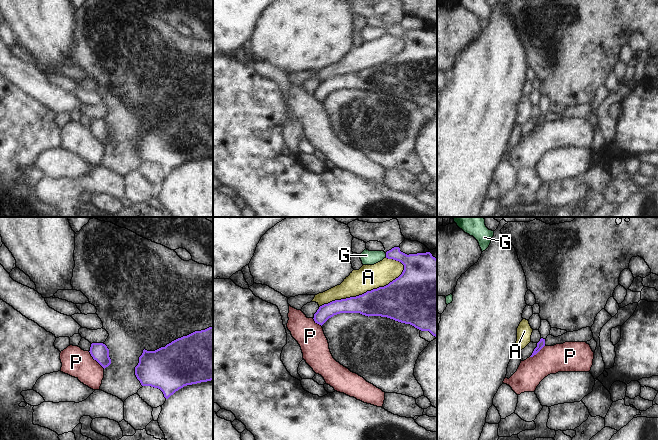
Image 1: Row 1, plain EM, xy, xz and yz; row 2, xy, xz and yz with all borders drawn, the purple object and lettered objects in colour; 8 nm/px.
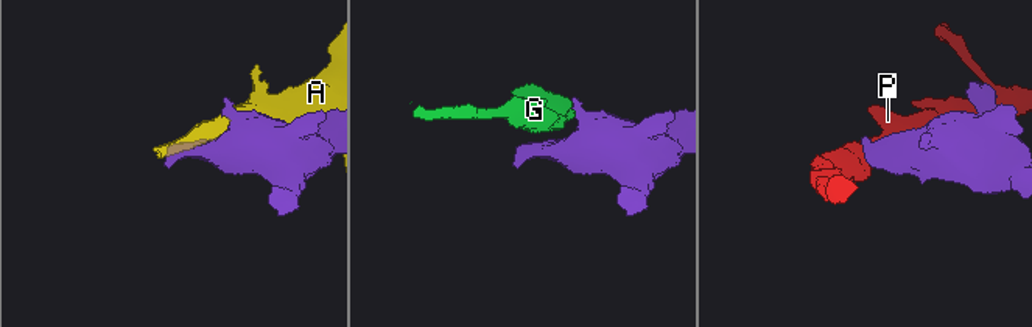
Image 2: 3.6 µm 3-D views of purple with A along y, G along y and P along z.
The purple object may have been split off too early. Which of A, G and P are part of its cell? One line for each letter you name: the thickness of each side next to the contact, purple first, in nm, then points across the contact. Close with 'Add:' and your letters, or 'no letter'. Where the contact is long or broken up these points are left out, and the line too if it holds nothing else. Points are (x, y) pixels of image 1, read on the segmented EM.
Add: no letter.

